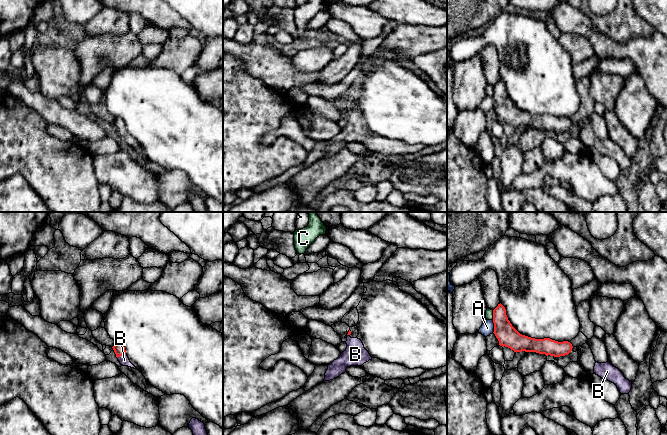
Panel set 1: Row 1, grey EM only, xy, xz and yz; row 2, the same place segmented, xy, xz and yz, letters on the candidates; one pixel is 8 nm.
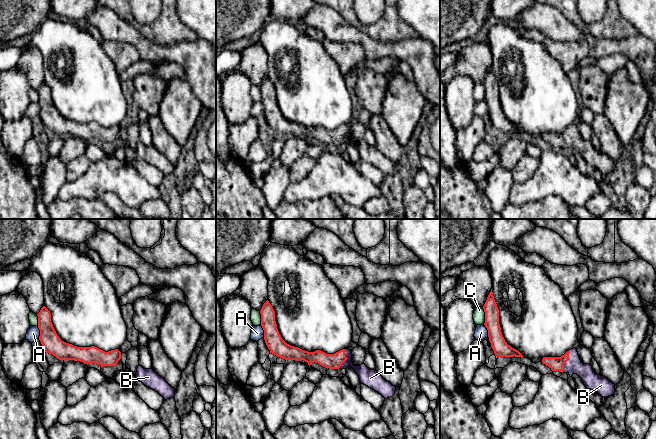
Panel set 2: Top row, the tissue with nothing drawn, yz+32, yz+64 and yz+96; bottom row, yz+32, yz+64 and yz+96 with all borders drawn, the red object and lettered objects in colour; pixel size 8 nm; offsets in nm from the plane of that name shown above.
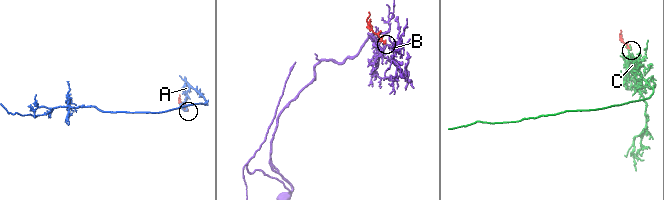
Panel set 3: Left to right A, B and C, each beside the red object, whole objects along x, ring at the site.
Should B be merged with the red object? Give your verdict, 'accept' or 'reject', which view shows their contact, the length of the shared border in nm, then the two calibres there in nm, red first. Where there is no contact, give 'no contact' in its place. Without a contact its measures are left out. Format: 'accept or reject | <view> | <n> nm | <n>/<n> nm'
accept | xy | 80 nm | 90/80 nm

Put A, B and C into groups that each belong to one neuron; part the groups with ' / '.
A / B / C

